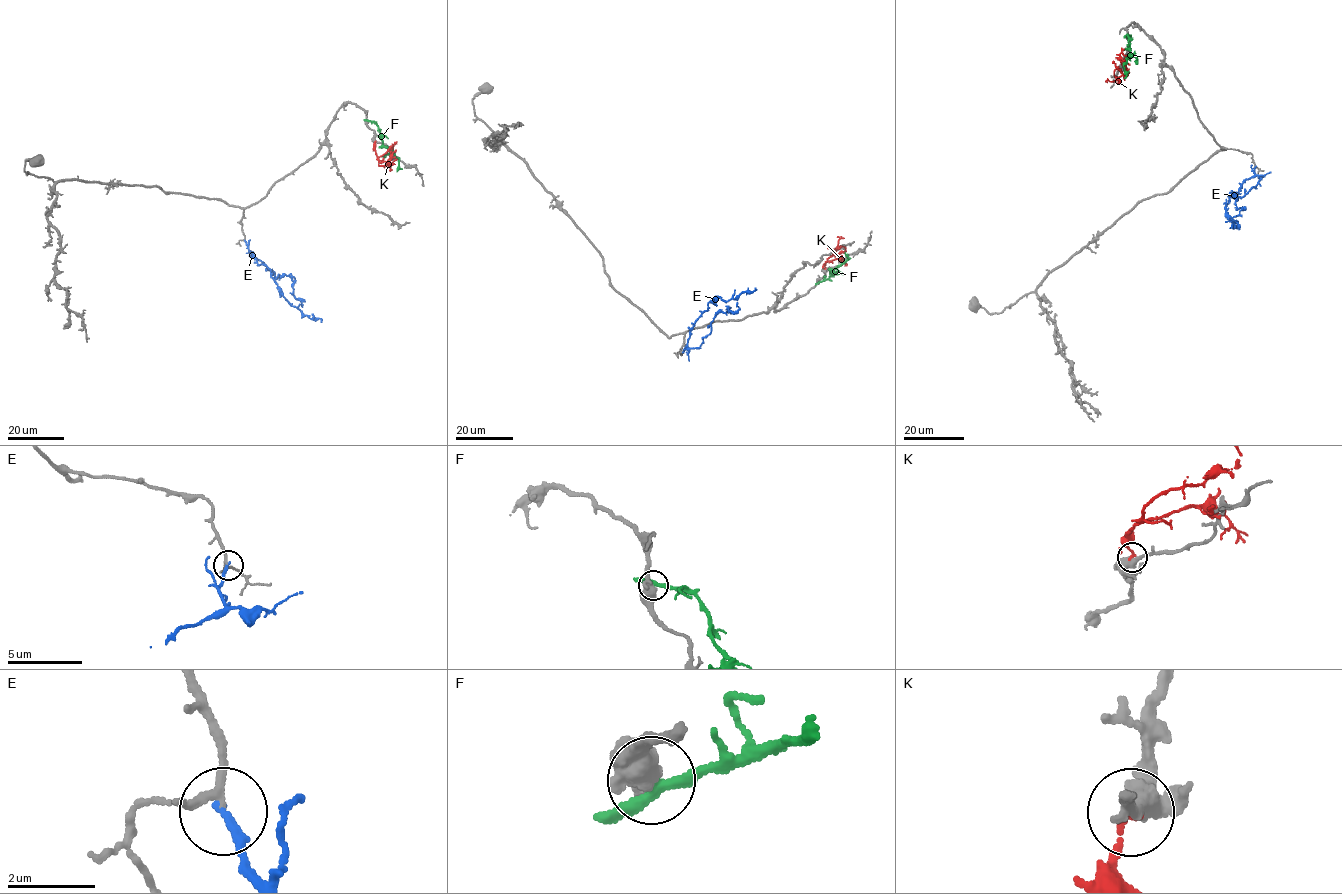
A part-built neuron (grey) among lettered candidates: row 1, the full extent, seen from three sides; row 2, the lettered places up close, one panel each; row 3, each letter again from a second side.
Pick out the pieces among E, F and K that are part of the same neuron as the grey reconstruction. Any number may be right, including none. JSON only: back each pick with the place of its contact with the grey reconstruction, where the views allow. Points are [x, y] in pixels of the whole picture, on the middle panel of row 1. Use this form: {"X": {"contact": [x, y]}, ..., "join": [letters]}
{"E": {"contact": [683, 352]}, "join": ["E"]}

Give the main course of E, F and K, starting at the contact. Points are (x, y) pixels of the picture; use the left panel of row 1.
E: (245, 240), (256, 263), (270, 270), (279, 290), (291, 306), (321, 321)
F: (367, 120), (375, 123), (382, 144), (398, 159), (397, 171)
K: (375, 141), (378, 162), (389, 166), (395, 164)

